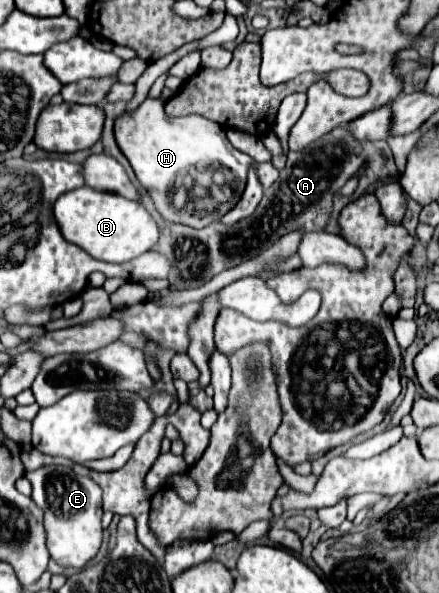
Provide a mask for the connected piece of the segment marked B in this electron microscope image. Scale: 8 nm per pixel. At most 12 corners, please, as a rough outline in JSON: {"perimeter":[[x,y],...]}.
{"perimeter":[[89,186],[53,208],[61,234],[103,262],[159,240],[139,202]]}

